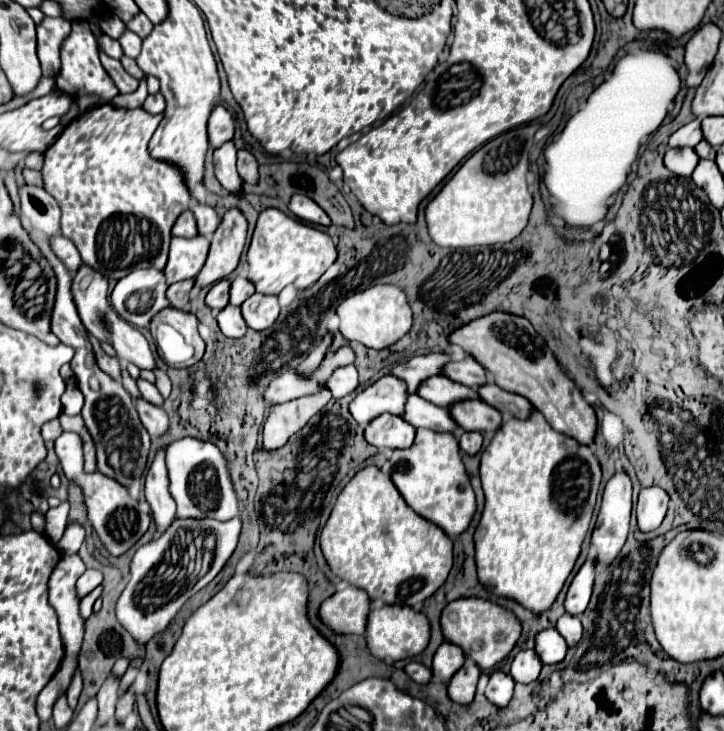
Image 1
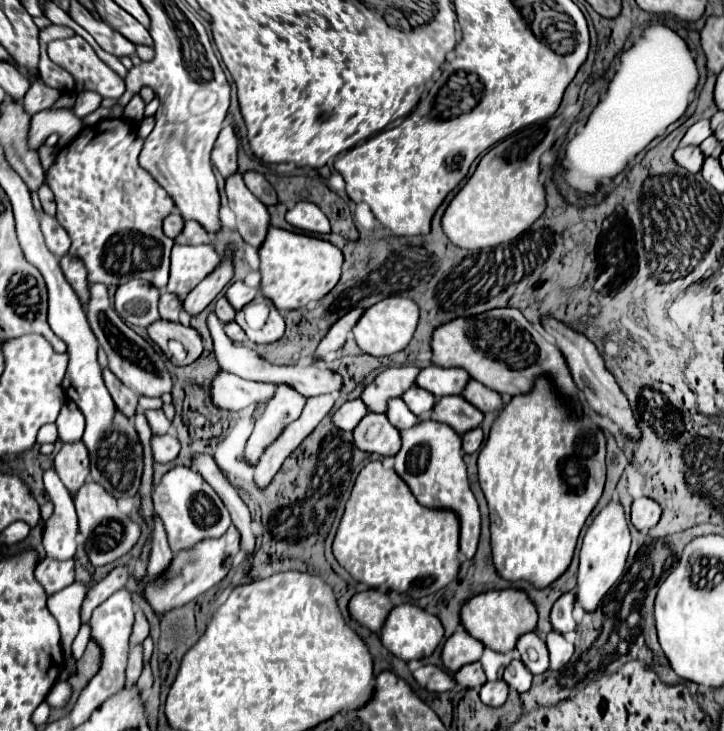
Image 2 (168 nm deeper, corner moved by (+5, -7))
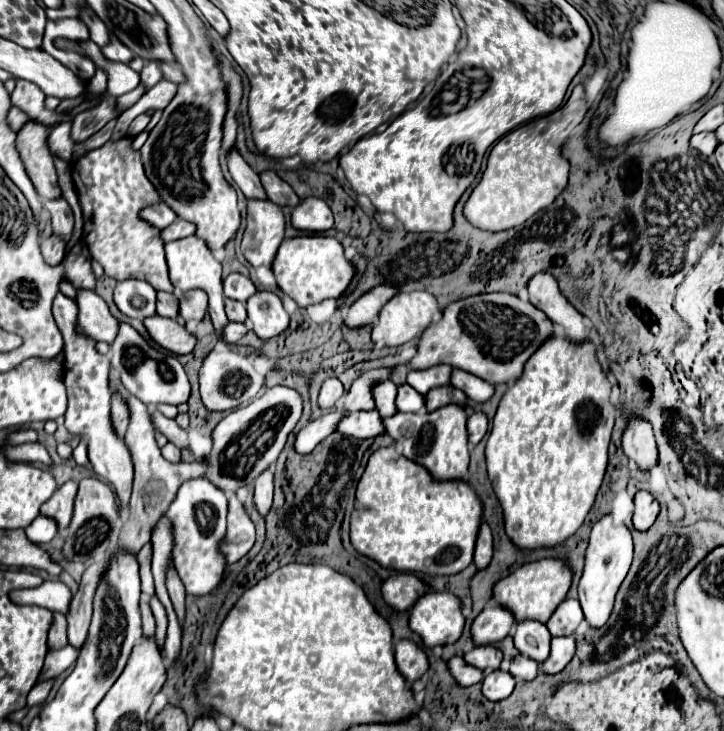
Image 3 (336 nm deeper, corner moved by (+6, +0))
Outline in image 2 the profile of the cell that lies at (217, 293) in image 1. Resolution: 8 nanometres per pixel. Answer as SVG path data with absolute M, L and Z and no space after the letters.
M225 296L215 302L215 314L217 314L217 318L219 318L221 322L231 322L231 320L235 318L235 310L231 308L231 304L227 302Z

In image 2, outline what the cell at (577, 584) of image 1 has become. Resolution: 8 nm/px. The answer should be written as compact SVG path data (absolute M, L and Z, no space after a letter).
M565 592L551 610L551 624L557 632L567 634L571 630L575 630L577 622L573 618L573 608L575 608L575 592Z

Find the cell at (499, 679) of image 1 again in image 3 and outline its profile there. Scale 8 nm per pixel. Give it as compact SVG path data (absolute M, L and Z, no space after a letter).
M494 669L492 673L488 673L482 681L482 693L488 701L502 701L506 699L512 691L514 691L514 677L506 671L500 671L500 669Z

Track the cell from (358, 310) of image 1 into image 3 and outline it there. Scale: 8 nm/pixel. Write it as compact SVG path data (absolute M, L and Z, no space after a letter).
M428 291L398 293L380 311L372 329L372 341L378 347L404 345L426 329L438 311L438 301Z

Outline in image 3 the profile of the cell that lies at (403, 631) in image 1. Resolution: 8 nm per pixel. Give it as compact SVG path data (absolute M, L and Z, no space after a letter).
M440 591L426 593L410 609L410 629L422 637L422 643L426 647L456 643L464 631L464 625L466 625L466 619L462 615L462 601L454 593L440 593Z

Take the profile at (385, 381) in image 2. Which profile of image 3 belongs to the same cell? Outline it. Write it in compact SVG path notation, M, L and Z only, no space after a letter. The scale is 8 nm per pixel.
M374 369L374 371L366 371L364 375L360 375L350 391L344 397L344 411L352 413L352 411L370 411L374 409L374 399L370 393L370 387L382 379L386 379L390 375L390 369Z

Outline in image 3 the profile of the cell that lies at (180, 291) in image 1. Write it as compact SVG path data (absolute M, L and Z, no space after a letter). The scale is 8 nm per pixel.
M158 293L158 305L156 305L156 313L160 317L168 317L168 319L178 319L178 297L174 293Z

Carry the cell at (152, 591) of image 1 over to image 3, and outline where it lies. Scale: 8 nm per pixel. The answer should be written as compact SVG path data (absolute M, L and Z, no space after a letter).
M230 495L230 509L228 509L228 533L222 541L222 553L228 559L228 565L242 559L254 545L254 523L246 513L244 505L238 501L236 495Z

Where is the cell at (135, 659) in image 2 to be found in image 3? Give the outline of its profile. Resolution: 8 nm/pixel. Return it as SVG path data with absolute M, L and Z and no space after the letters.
M142 599L142 603L140 603L140 609L142 609L144 635L146 635L146 637L152 637L152 633L156 631L156 621L154 621L154 615L152 615L152 609L150 609L150 603L148 603L146 599Z

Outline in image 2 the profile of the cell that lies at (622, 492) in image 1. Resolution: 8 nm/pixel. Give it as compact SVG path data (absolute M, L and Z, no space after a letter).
M613 498L599 516L593 518L591 526L585 532L583 546L579 552L579 578L577 578L577 602L587 610L593 612L601 598L607 594L607 590L623 576L625 572L625 560L631 544L629 526L625 520L623 506L617 498Z

